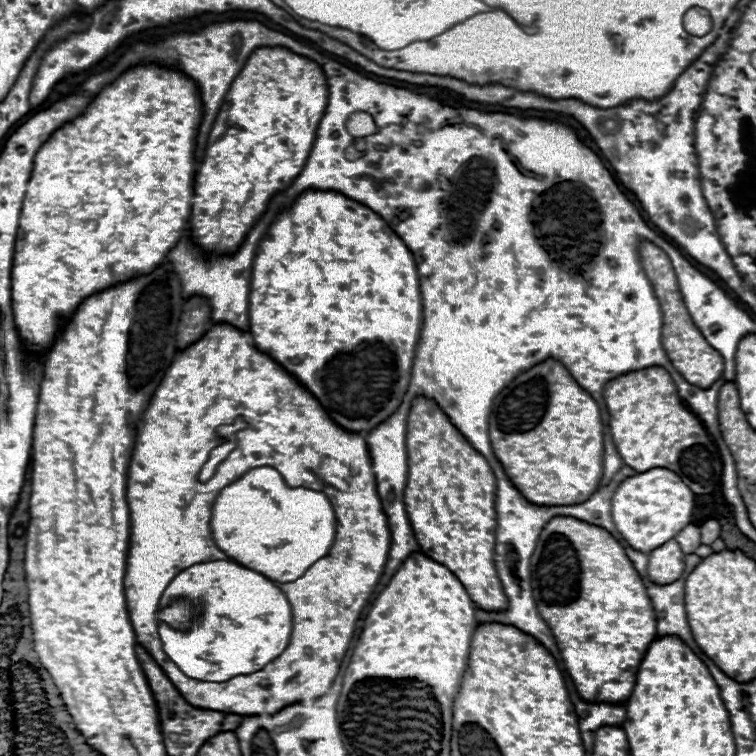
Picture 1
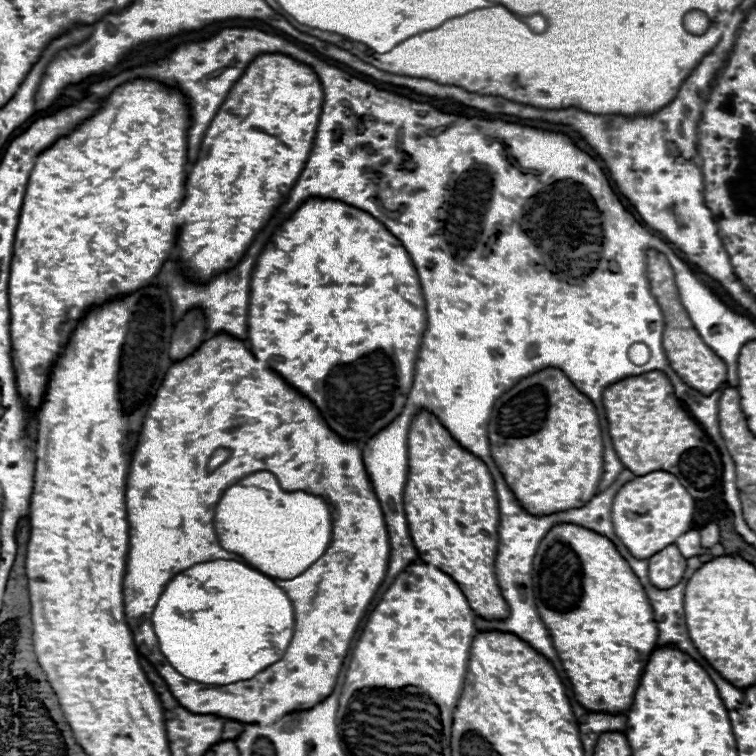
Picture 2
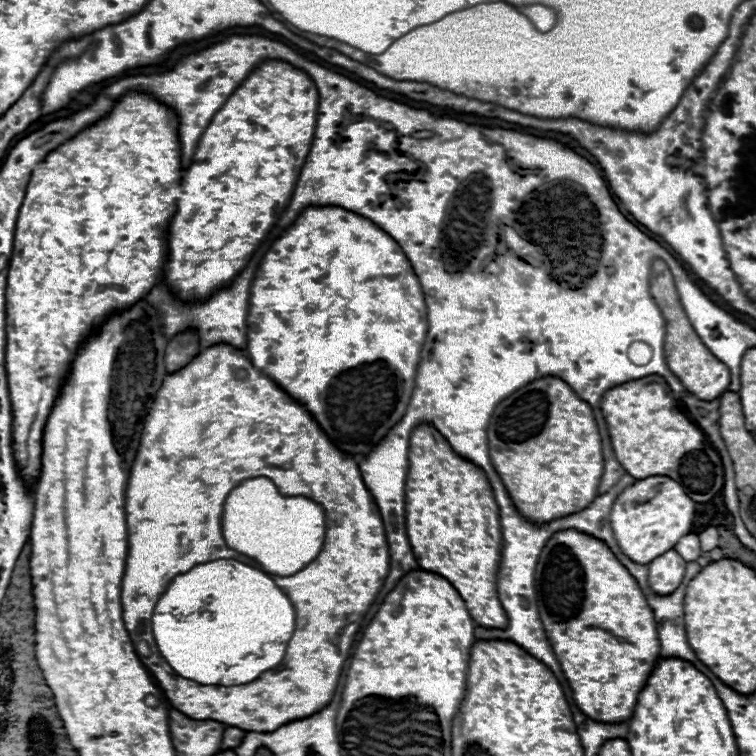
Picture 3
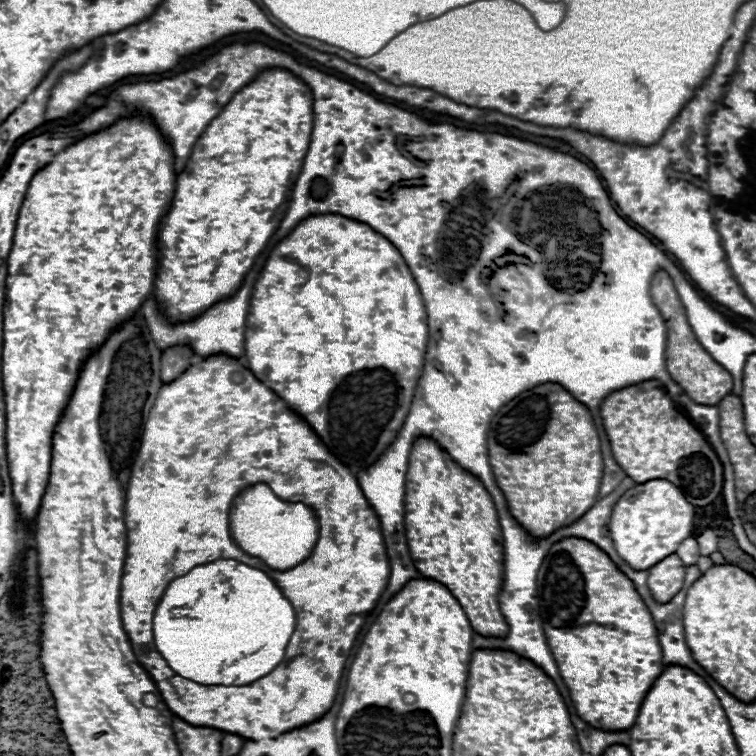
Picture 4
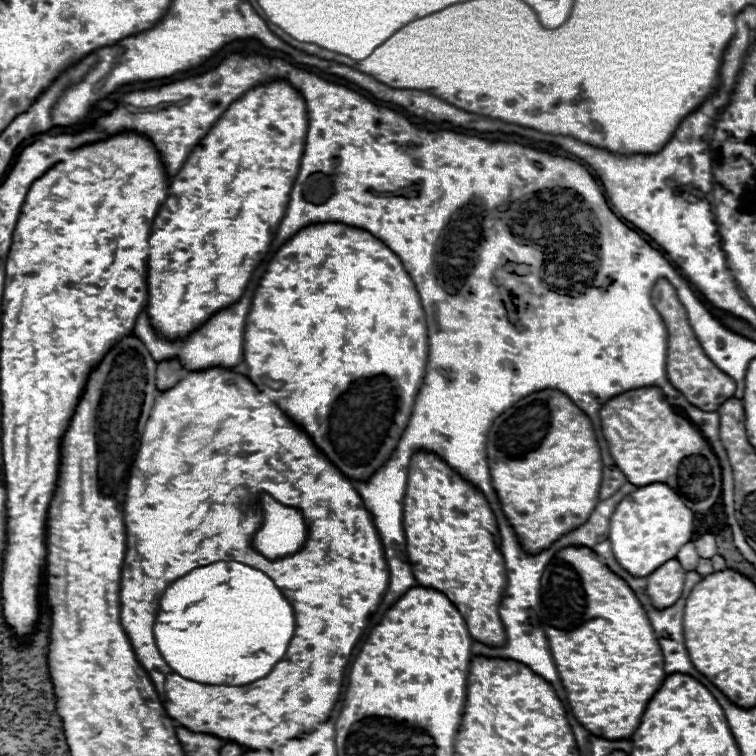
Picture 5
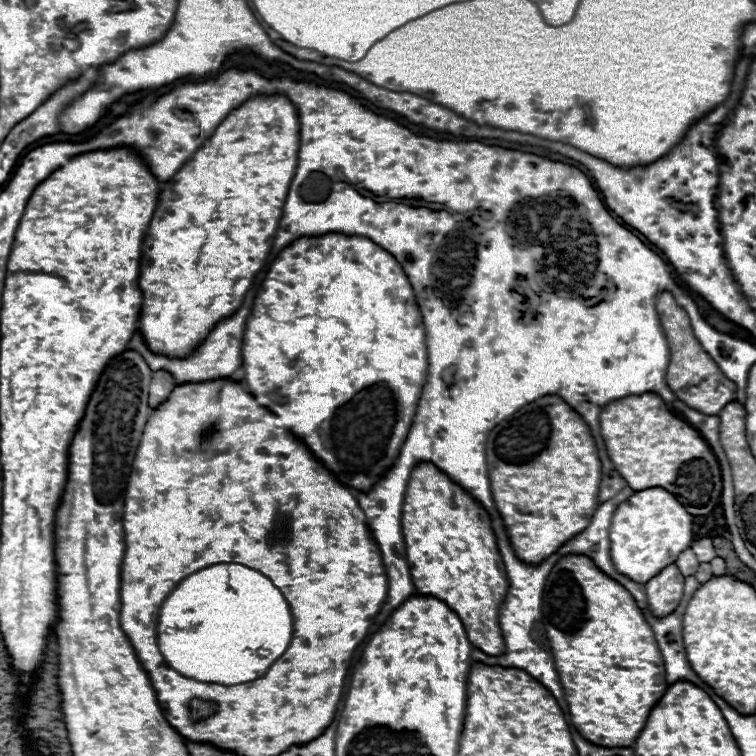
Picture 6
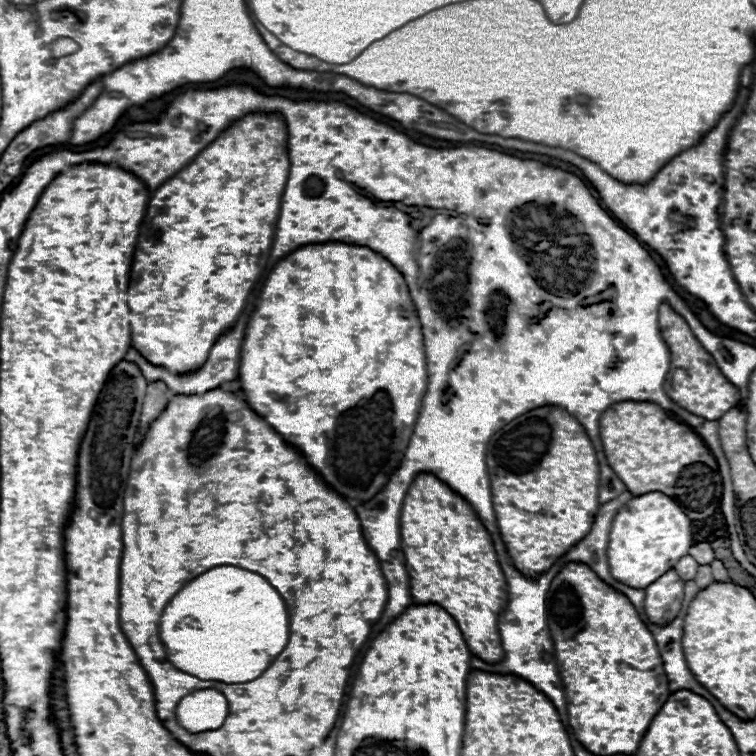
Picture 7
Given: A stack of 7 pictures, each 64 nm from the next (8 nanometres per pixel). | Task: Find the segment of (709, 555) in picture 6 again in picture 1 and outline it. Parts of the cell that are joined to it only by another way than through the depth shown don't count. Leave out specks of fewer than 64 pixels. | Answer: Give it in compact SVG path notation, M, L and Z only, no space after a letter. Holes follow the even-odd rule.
M706 520L702 526L702 544L712 544L720 536L720 524L716 520Z

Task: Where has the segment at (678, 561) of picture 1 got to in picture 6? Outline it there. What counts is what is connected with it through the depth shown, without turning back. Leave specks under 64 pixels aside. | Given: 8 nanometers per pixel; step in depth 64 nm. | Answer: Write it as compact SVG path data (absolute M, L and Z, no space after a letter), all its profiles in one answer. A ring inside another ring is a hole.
M668 564L660 576L654 576L646 584L648 606L656 616L670 614L680 602L680 570L676 564Z

